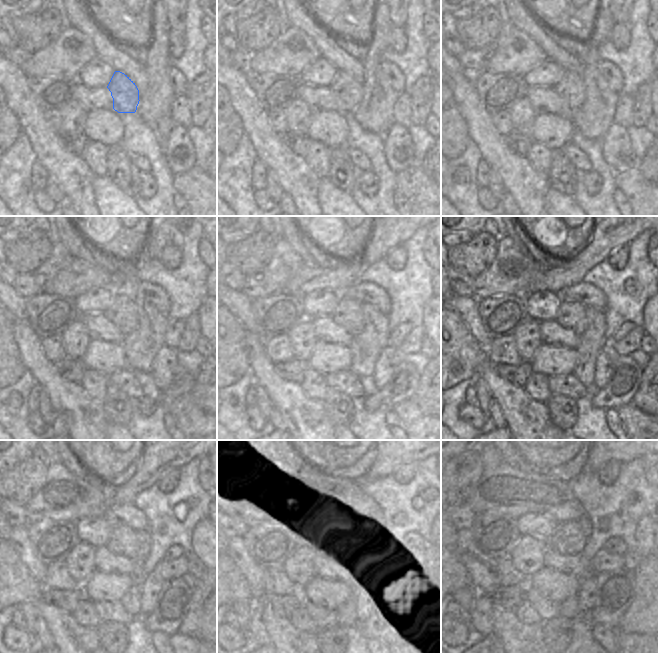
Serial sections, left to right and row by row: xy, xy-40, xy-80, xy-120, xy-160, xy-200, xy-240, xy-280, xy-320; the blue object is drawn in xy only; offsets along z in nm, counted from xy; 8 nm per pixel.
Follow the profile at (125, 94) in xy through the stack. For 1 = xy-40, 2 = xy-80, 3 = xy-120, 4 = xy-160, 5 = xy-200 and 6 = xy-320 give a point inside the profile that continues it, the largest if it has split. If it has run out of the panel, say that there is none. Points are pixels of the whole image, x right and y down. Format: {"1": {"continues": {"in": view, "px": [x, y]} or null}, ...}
{"1": {"continues": {"in": "xy-40", "px": [350, 92]}}, "2": {"continues": {"in": "xy-80", "px": [570, 86]}}, "3": {"continues": {"in": "xy-120", "px": [122, 311]}}, "4": {"continues": {"in": "xy-160", "px": [348, 314]}}, "5": {"continues": {"in": "xy-200", "px": [571, 315]}}, "6": {"continues": {"in": "xy-320", "px": [569, 540]}}}

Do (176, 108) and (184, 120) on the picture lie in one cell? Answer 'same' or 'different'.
same

